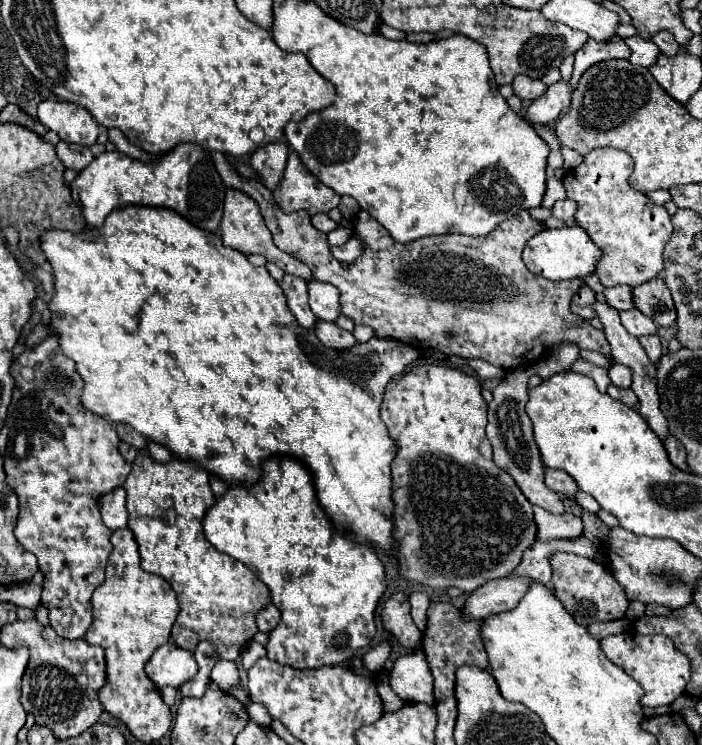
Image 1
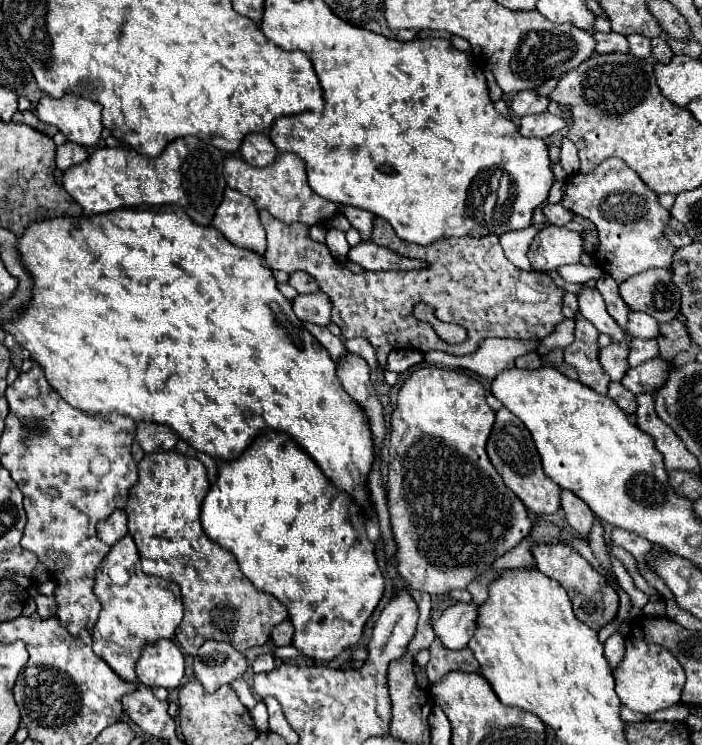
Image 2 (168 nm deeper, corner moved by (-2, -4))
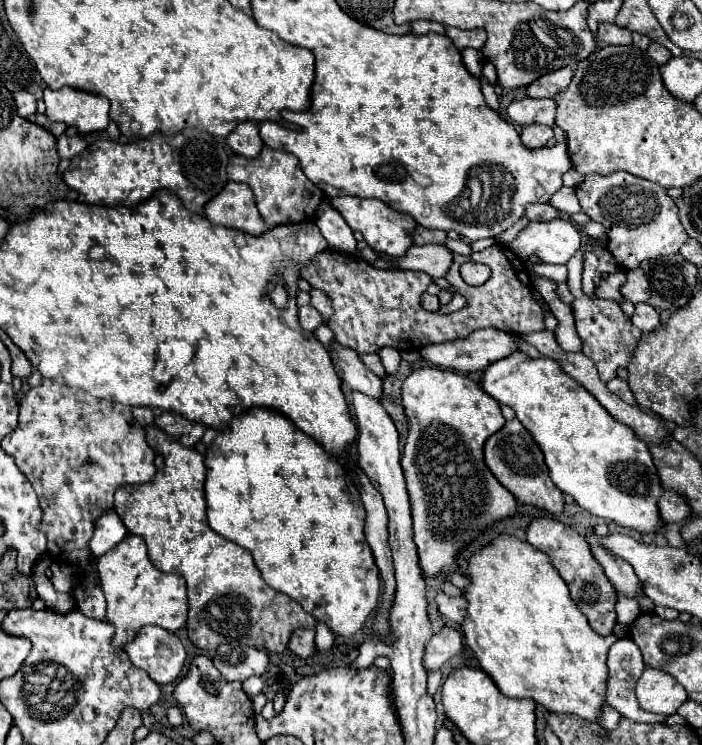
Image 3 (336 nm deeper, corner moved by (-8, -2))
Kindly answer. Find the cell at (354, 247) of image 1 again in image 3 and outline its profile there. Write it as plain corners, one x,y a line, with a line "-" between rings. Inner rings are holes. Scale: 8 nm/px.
438,244
412,246
404,256
398,258
380,252
378,258
390,262
392,266
400,266
402,270
426,272
432,278
444,278
452,264
452,252
446,246
438,246

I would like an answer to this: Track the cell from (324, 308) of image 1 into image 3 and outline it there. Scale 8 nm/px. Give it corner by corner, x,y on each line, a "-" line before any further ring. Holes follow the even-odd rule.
310,304
300,308
300,326
302,326
304,330
314,332
322,322
324,322
324,318
322,318
322,316
318,314
318,310
316,310
316,308
312,308

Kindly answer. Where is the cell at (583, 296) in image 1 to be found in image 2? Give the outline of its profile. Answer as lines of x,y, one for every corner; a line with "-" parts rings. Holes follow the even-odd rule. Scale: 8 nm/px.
564,292
562,296
562,310
566,318
574,318
574,314
578,312
578,298
572,292

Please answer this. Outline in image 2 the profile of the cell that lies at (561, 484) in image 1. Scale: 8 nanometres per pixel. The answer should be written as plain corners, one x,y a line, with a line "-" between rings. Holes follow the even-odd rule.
562,490
562,508
566,512
566,520
572,526
572,530
576,532
576,536
584,542
588,542
590,536
590,528
594,522
594,514
590,512
590,508
578,500
578,496
570,494
568,490

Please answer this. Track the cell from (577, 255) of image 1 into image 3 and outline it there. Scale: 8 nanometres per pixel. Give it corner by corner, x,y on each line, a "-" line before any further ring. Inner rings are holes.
530,222
508,248
522,260
538,256
546,264
566,264
580,248
580,240
580,232
570,222

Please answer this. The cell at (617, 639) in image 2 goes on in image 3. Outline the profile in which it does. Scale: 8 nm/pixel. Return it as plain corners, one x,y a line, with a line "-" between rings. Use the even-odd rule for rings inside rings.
631,638
619,639
610,646
608,650
608,670
610,670
610,676
608,676
608,690
606,690
606,704
614,706
622,716
634,720
634,722
666,722
666,714
658,716
658,714
650,714
650,712
644,712
638,702
636,702
636,694
634,694
634,682
640,678
642,670
644,670
644,660
642,660
642,654
638,650
638,646
633,642

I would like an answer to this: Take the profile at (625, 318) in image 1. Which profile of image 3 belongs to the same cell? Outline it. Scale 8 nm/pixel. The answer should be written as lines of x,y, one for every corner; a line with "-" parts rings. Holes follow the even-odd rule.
636,304
636,310
634,310
630,322
632,322
636,328
640,328
644,334
654,332
654,330
660,326
656,308
654,308
654,306
648,306
648,304

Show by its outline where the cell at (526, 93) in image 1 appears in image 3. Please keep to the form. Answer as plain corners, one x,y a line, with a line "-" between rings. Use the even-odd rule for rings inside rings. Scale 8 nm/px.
522,98
522,100
514,100
508,106
508,116
520,124
546,124
546,126
554,126
554,118
556,118
556,102
552,98
544,98
544,100
536,100
536,98

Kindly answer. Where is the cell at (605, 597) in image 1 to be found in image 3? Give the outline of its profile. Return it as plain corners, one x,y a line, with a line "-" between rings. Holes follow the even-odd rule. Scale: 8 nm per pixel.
536,518
528,526
528,536
526,540
540,552
548,554
552,560
552,566
558,570
558,574
564,578
564,582
570,588
572,600
576,606
586,614
590,626
600,634
608,636
612,634
612,628
616,626
616,588
608,582
602,566
596,562
596,558
590,552
588,542
584,536
580,536
576,530
570,526
550,520
550,518

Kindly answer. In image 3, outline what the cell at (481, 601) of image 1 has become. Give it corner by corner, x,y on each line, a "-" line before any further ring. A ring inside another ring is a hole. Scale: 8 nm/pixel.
446,626
438,634
434,634
434,638
426,646
426,656
424,656
426,670
436,670
448,658
460,654
462,648
464,648
462,640
464,640
462,630
460,628
452,628
452,626

